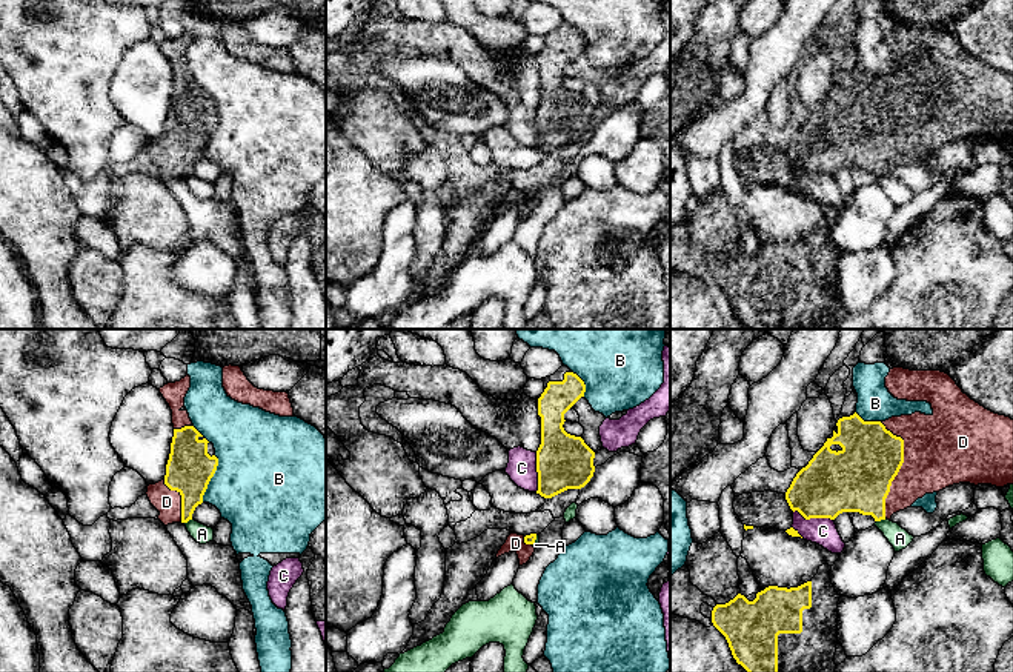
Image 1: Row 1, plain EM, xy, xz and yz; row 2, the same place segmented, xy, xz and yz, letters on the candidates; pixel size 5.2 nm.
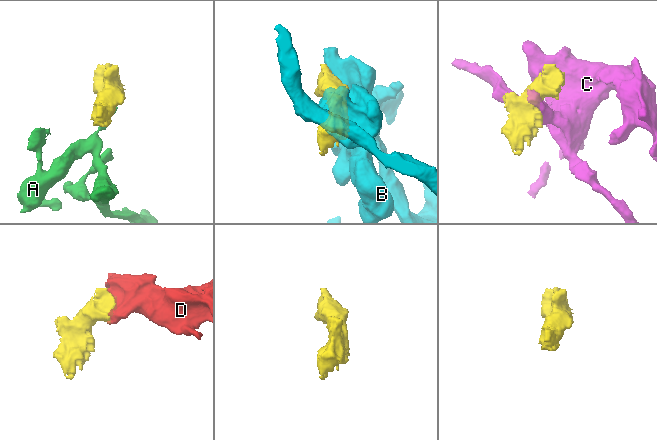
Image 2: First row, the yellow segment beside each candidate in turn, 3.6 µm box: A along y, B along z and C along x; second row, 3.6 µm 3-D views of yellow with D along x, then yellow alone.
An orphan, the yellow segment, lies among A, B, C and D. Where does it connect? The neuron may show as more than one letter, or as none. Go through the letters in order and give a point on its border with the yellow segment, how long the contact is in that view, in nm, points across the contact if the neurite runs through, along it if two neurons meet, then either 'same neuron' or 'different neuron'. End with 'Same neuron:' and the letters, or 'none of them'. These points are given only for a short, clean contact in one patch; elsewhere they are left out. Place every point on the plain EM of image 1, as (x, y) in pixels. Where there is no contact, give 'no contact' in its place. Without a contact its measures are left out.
A: yz (881, 174) | 60 nm | along yz (886, 174), (876, 177) | different neuron
B: xy (211, 133) | 260 nm | different neuron
C: xz (537, 126) | 200 nm | different neuron
D: yz (900, 123) | 500 nm | same neuron
Same neuron: D

